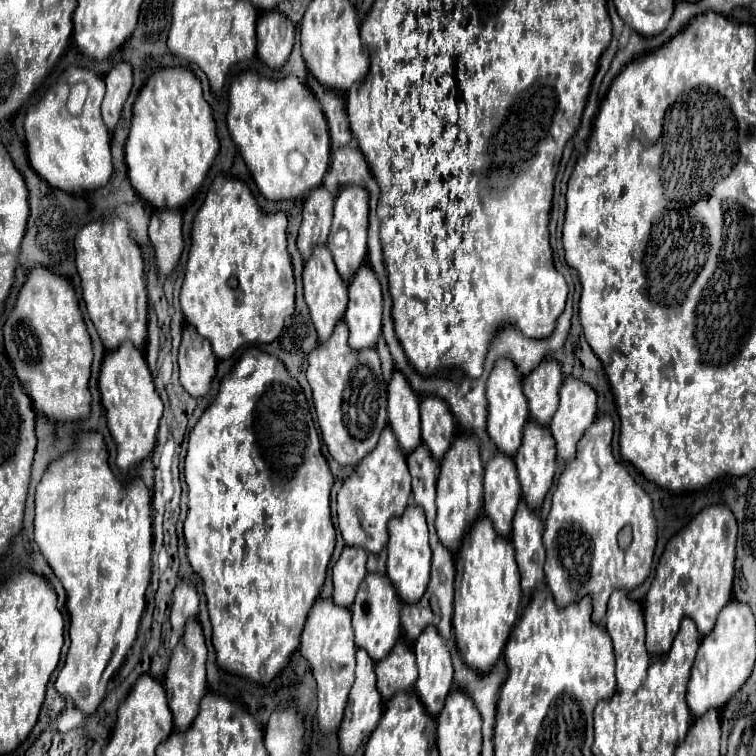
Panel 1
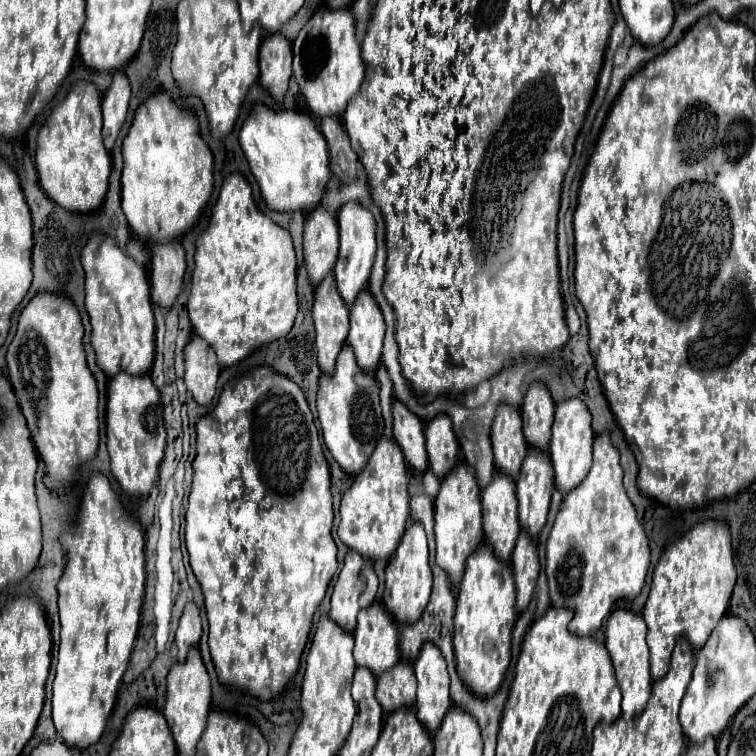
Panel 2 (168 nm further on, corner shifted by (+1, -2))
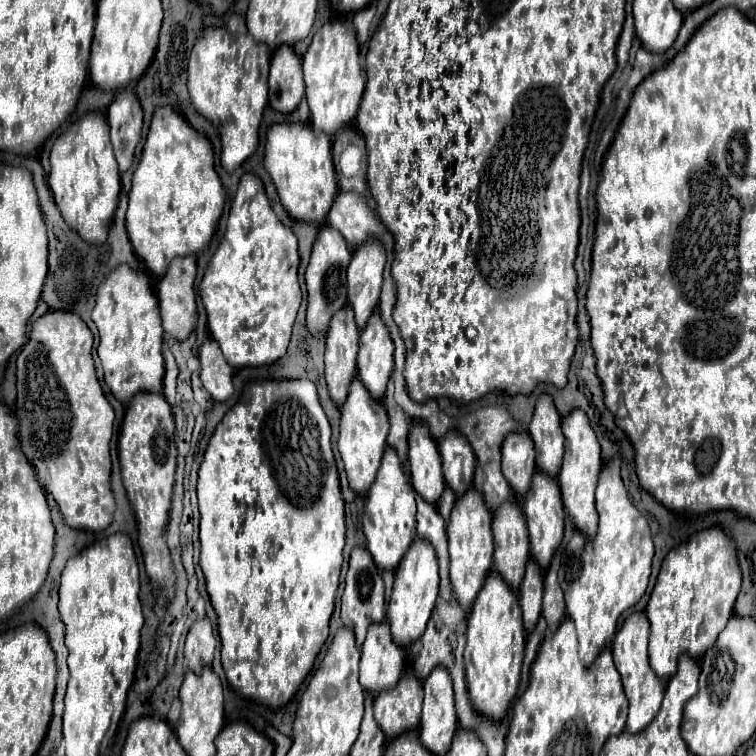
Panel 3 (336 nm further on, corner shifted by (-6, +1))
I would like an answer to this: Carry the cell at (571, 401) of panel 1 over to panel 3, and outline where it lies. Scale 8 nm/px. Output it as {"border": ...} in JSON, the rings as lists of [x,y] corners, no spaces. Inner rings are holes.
{"border":[[[573,409],[563,421],[561,421],[561,429],[565,435],[565,457],[563,457],[563,465],[561,471],[557,475],[559,487],[561,487],[561,495],[563,495],[563,505],[569,511],[573,525],[577,525],[577,529],[593,535],[595,533],[595,487],[597,487],[597,475],[601,469],[601,447],[597,441],[597,435],[585,415],[585,411],[581,409]]]}

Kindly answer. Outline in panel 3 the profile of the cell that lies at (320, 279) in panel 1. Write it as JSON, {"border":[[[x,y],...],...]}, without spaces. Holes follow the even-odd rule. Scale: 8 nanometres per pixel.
{"border":[[[343,305],[331,319],[325,347],[325,379],[331,399],[341,405],[351,377],[355,375],[359,327],[349,305]]]}

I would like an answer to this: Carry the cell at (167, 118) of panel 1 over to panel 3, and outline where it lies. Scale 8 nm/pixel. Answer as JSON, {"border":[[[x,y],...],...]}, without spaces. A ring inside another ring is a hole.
{"border":[[[157,107],[151,119],[149,135],[145,147],[141,151],[139,165],[133,173],[129,191],[129,209],[127,209],[127,233],[133,243],[135,253],[139,259],[145,261],[147,269],[157,277],[165,275],[165,269],[173,257],[199,253],[207,247],[213,237],[215,225],[223,213],[225,205],[225,191],[215,171],[215,151],[211,141],[197,133],[179,113],[171,107]]]}

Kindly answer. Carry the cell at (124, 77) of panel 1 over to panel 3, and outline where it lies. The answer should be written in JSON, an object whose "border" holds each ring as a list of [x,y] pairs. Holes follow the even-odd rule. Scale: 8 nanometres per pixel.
{"border":[[[125,89],[115,97],[111,107],[107,109],[107,121],[111,127],[111,143],[115,149],[115,159],[119,163],[119,171],[123,173],[131,167],[143,125],[141,103],[131,89]]]}

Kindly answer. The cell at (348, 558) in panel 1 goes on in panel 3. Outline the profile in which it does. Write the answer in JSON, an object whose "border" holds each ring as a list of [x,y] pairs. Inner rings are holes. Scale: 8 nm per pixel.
{"border":[[[355,547],[351,551],[351,561],[349,561],[349,571],[345,579],[345,591],[341,599],[341,621],[347,629],[355,633],[357,647],[363,645],[365,641],[365,631],[373,621],[383,621],[385,619],[385,585],[381,579],[381,571],[377,569],[371,553],[365,547]]]}

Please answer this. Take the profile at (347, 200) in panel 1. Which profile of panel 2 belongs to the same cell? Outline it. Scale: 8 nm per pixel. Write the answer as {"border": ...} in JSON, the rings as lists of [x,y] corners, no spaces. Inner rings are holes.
{"border":[[[348,202],[346,206],[342,206],[336,218],[340,226],[340,256],[334,268],[334,278],[346,306],[350,308],[356,302],[356,296],[368,286],[370,270],[376,256],[376,224],[372,214],[356,202]]]}

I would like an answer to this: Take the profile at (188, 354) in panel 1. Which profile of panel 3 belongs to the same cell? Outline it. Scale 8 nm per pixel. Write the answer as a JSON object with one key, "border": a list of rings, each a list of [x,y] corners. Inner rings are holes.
{"border":[[[207,339],[199,349],[199,363],[201,363],[201,383],[207,393],[215,401],[227,401],[233,393],[233,367],[223,357],[219,345],[213,339]]]}

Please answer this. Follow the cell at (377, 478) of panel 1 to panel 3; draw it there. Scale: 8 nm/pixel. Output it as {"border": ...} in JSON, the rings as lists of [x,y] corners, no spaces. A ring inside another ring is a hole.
{"border":[[[387,447],[381,459],[379,473],[367,491],[363,507],[363,533],[367,537],[367,549],[379,569],[397,569],[403,553],[415,539],[415,491],[403,473],[401,461],[393,447]]]}

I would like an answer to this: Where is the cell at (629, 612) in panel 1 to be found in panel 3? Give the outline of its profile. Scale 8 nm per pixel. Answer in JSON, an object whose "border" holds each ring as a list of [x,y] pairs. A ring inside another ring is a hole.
{"border":[[[631,613],[623,621],[621,629],[617,631],[617,635],[611,643],[613,661],[615,661],[617,671],[621,673],[623,689],[629,699],[629,717],[627,717],[629,733],[637,733],[637,731],[645,729],[645,725],[649,725],[649,721],[653,721],[653,717],[657,715],[657,709],[661,707],[661,697],[665,691],[663,681],[657,677],[657,673],[651,669],[651,663],[649,663],[649,639],[651,639],[651,625],[649,625],[645,613]]]}

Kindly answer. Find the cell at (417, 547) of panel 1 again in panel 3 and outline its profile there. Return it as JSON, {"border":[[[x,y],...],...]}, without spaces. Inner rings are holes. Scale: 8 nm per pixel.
{"border":[[[415,539],[395,571],[395,585],[391,601],[387,605],[387,621],[393,629],[393,637],[397,637],[401,645],[407,647],[409,641],[415,641],[425,631],[429,613],[433,611],[433,605],[437,601],[437,587],[439,587],[439,565],[433,547],[423,539]]]}

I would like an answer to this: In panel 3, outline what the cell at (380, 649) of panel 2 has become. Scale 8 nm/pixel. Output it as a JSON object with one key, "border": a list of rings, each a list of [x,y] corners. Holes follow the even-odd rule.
{"border":[[[371,623],[367,629],[367,639],[361,647],[361,685],[377,695],[381,689],[393,687],[405,671],[405,651],[393,641],[391,629],[387,623]]]}

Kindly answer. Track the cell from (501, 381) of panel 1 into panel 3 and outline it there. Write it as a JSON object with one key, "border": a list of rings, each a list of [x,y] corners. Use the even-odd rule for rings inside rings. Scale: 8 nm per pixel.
{"border":[[[519,431],[509,433],[503,441],[501,453],[503,453],[501,461],[503,475],[509,487],[515,491],[515,495],[523,497],[529,489],[531,475],[535,473],[535,449],[531,437]]]}

